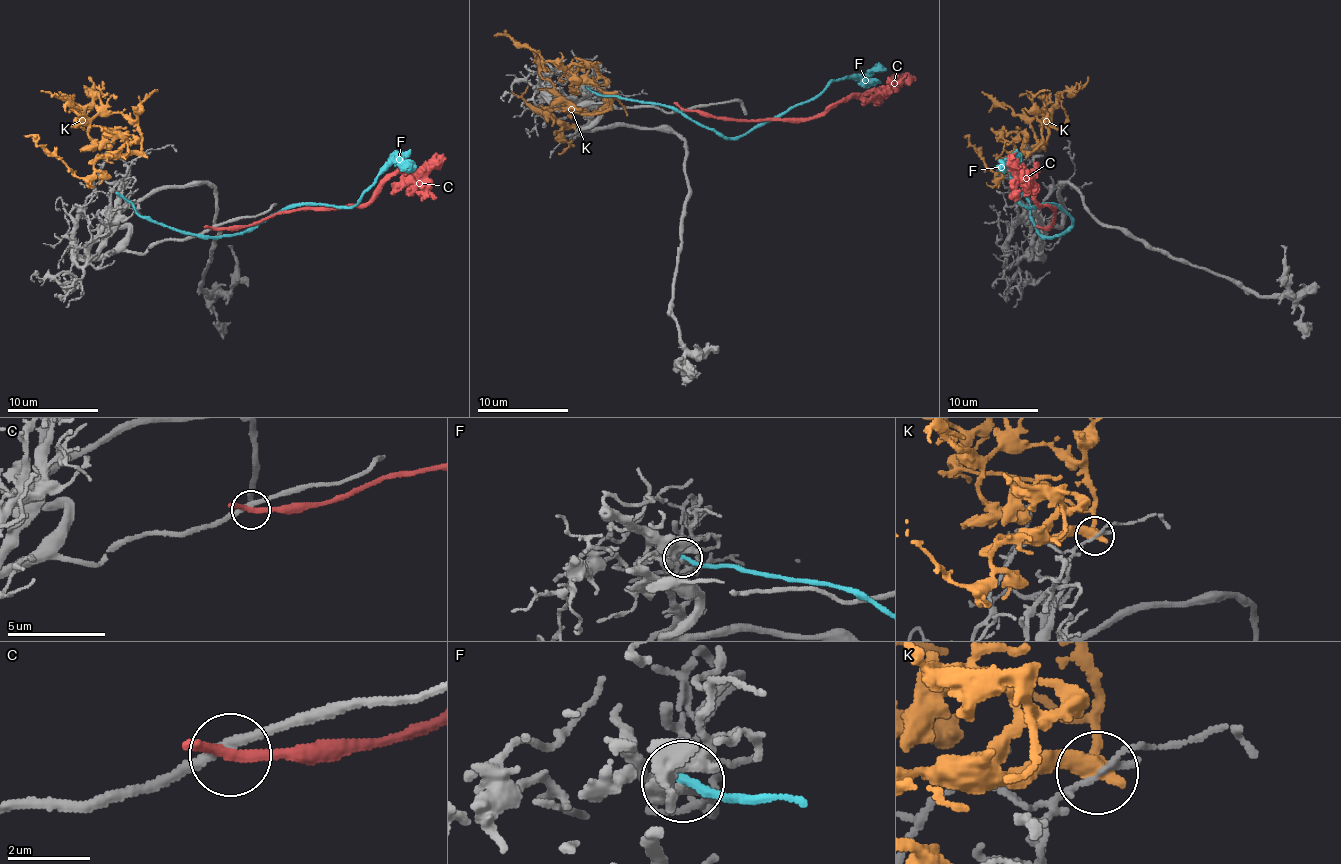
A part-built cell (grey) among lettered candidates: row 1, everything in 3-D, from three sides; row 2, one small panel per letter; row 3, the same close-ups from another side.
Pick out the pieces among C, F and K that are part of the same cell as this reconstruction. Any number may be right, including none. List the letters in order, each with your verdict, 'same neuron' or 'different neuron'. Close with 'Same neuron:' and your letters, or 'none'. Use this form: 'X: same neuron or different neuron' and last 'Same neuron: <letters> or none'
C: different neuron
F: different neuron
K: different neuron
Same neuron: none

